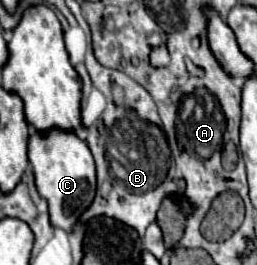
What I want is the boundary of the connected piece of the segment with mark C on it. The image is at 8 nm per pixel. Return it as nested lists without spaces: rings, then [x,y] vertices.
[[[53,129],[47,135],[33,133],[29,139],[29,161],[35,173],[37,191],[49,205],[51,225],[71,233],[81,213],[85,213],[93,203],[97,189],[95,161],[87,143],[83,143],[75,133],[65,133],[59,129]]]

